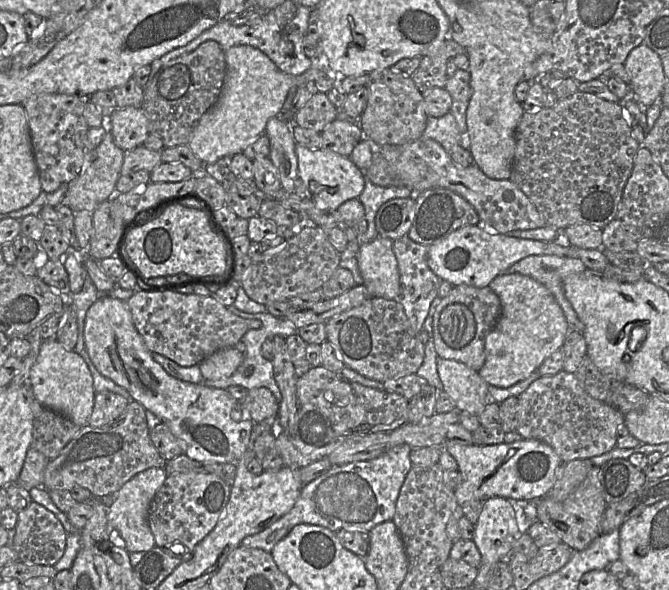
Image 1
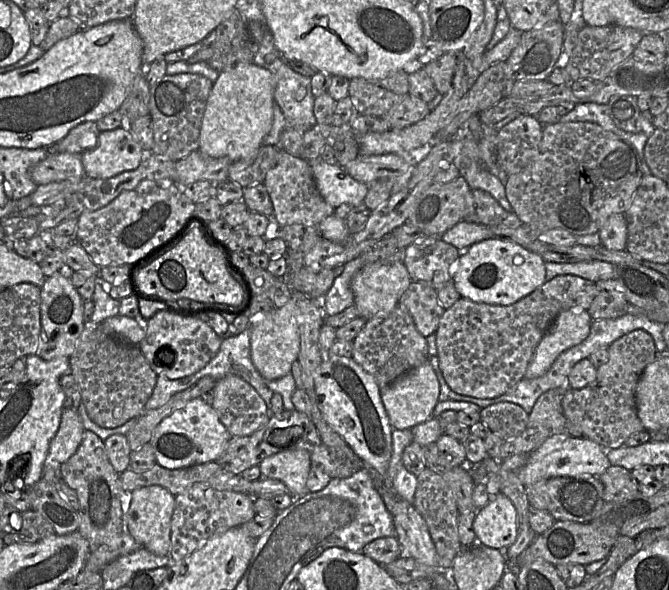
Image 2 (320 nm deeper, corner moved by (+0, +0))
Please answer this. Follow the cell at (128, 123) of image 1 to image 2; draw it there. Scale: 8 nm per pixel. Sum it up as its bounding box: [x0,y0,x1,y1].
[81,123,147,179]

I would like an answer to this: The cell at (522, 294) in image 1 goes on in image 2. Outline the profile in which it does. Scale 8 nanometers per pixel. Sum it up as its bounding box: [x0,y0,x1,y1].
[525,310,592,378]

